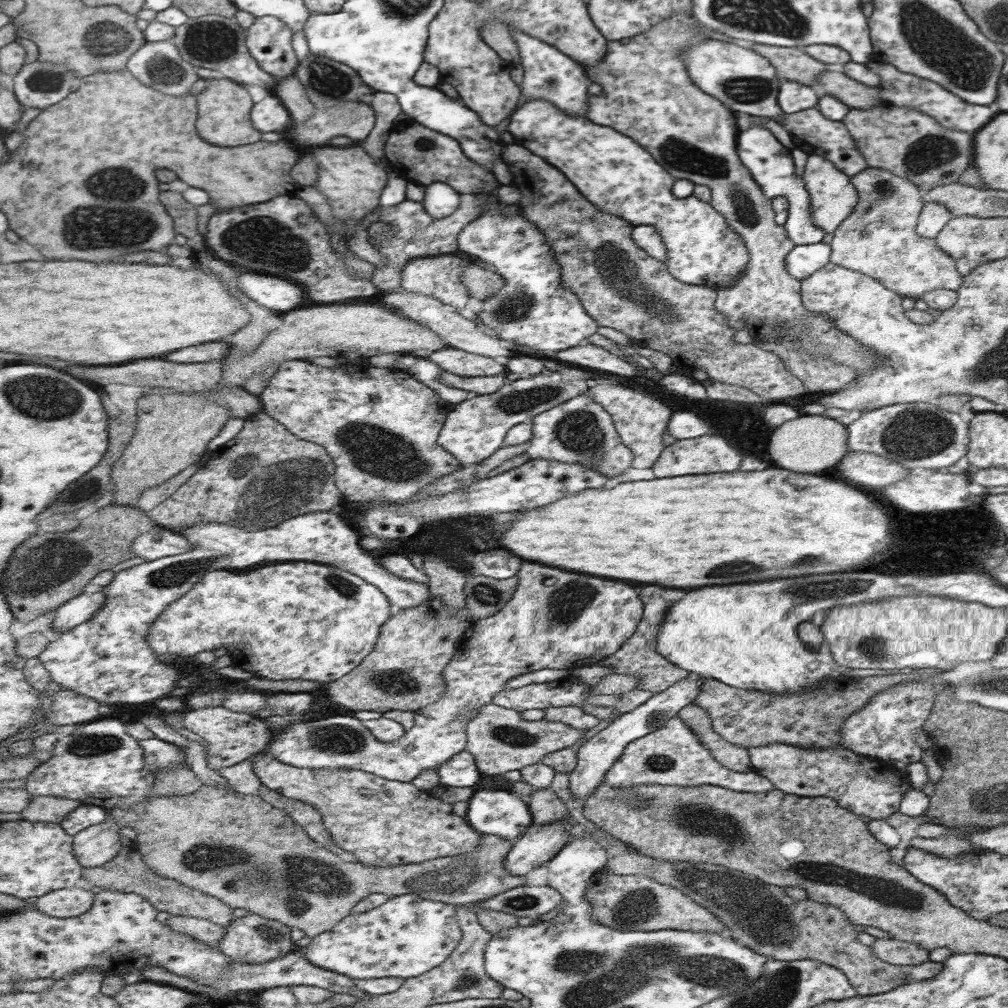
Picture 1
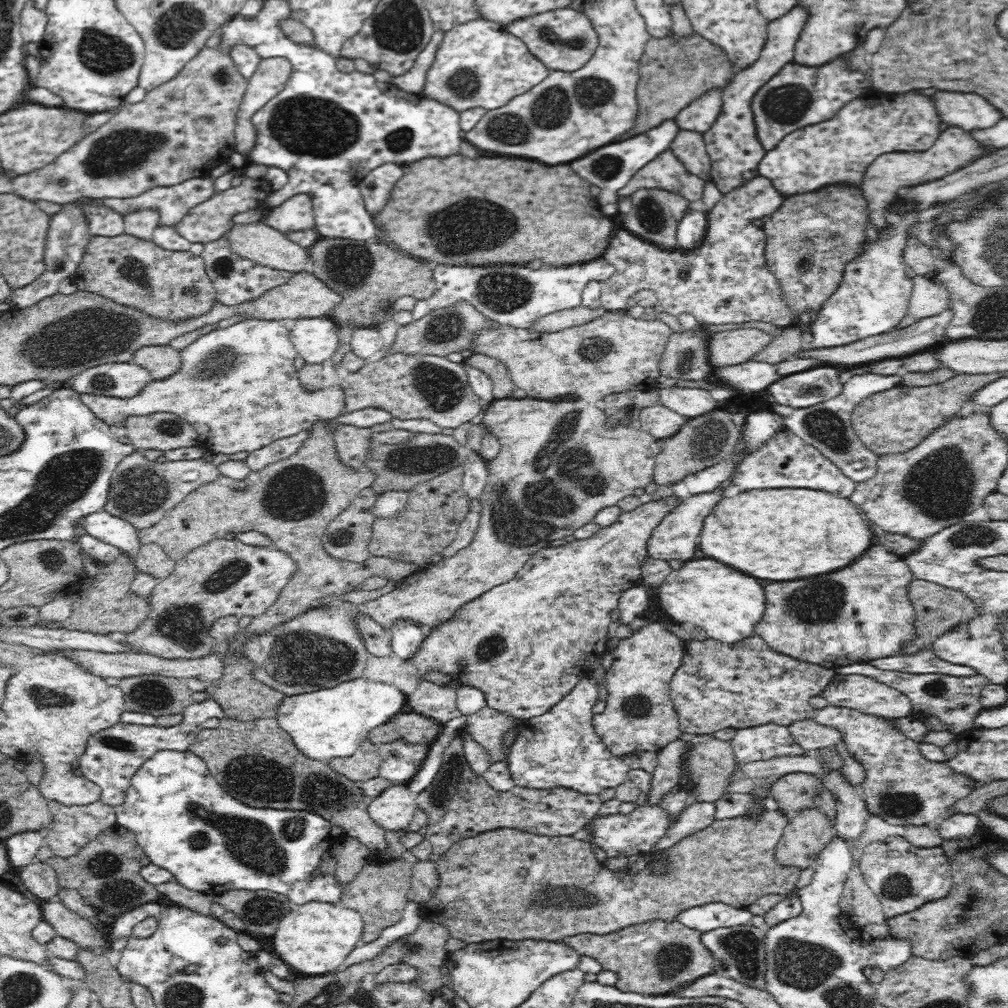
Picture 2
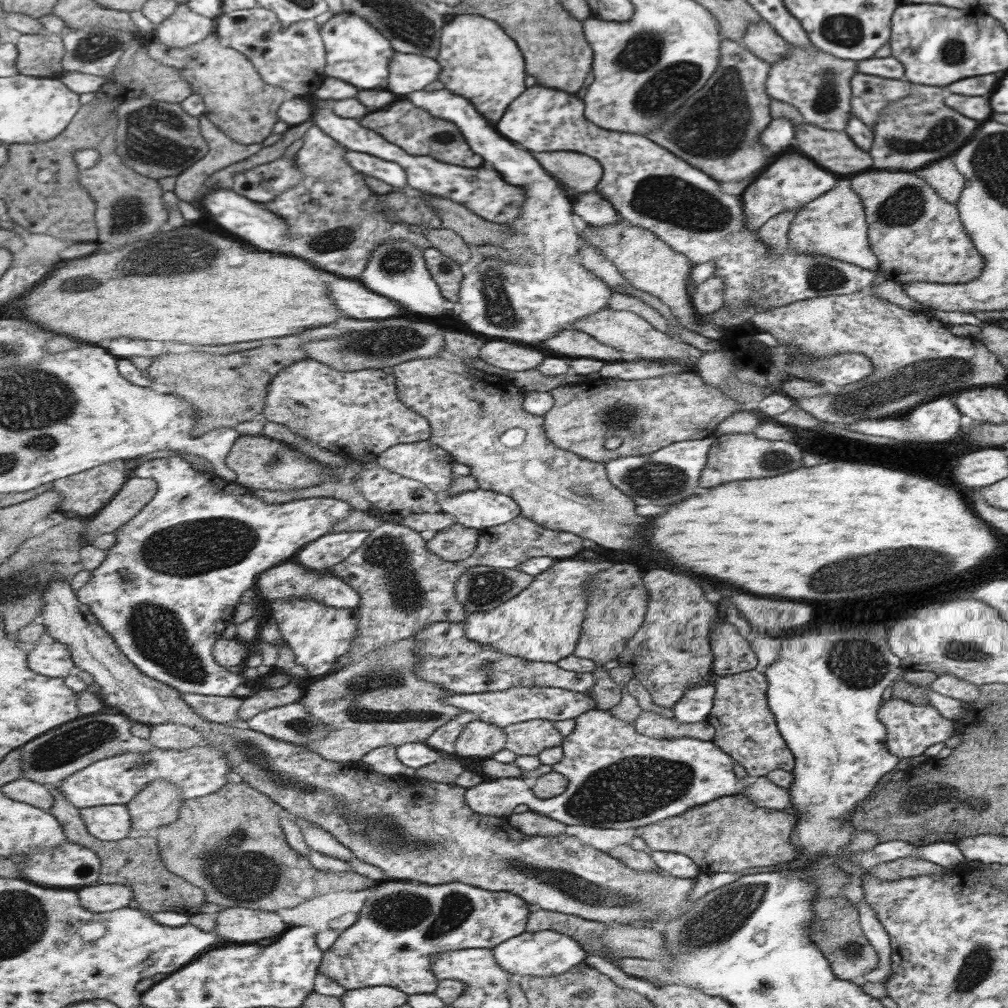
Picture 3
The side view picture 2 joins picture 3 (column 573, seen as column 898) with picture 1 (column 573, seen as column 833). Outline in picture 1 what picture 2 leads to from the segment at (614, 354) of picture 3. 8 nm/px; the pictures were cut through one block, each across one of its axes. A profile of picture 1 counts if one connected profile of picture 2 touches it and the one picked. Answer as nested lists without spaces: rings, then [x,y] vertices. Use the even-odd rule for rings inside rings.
[[[587,342],[565,351],[557,351],[551,356],[555,361],[588,371],[601,370],[601,372],[627,377],[635,376],[636,373],[633,364],[621,359],[621,356],[613,355],[613,353]]]

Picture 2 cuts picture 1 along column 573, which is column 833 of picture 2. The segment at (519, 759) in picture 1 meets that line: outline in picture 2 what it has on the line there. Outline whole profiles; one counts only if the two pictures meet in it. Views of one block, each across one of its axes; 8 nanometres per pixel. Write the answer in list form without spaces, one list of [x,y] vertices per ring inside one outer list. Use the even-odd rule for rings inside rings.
[[[813,718],[790,724],[788,729],[795,742],[808,752],[831,748],[843,740],[842,732],[834,726],[819,724]]]

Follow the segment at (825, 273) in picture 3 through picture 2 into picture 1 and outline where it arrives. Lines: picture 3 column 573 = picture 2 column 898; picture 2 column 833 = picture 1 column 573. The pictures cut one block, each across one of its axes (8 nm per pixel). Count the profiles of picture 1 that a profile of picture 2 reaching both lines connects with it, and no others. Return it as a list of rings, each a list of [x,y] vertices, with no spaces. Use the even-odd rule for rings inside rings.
[[[529,100],[523,103],[513,111],[505,132],[511,134],[515,144],[527,148],[529,152],[535,153],[556,169],[560,169],[600,212],[620,217],[634,225],[653,226],[667,249],[665,254],[667,270],[677,281],[705,285],[717,290],[733,286],[743,278],[750,260],[743,238],[733,233],[724,218],[708,203],[702,202],[692,194],[679,199],[673,196],[671,187],[675,177],[661,166],[643,145],[637,144],[631,137],[607,125],[593,124],[593,121],[585,117],[569,116],[547,100]]]

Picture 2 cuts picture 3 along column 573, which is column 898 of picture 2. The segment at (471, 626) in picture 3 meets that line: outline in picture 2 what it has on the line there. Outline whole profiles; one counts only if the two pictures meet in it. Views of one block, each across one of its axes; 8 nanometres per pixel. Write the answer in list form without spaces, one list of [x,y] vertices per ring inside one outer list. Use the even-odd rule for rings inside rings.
[[[872,546],[854,564],[822,578],[816,576],[816,582],[812,578],[808,580],[808,586],[806,580],[768,584],[768,610],[762,622],[756,626],[754,634],[760,636],[772,650],[790,655],[800,662],[816,663],[835,670],[848,664],[894,656],[896,651],[902,650],[915,639],[915,612],[911,600],[907,597],[907,586],[912,579],[912,571],[902,557],[882,546]]]

